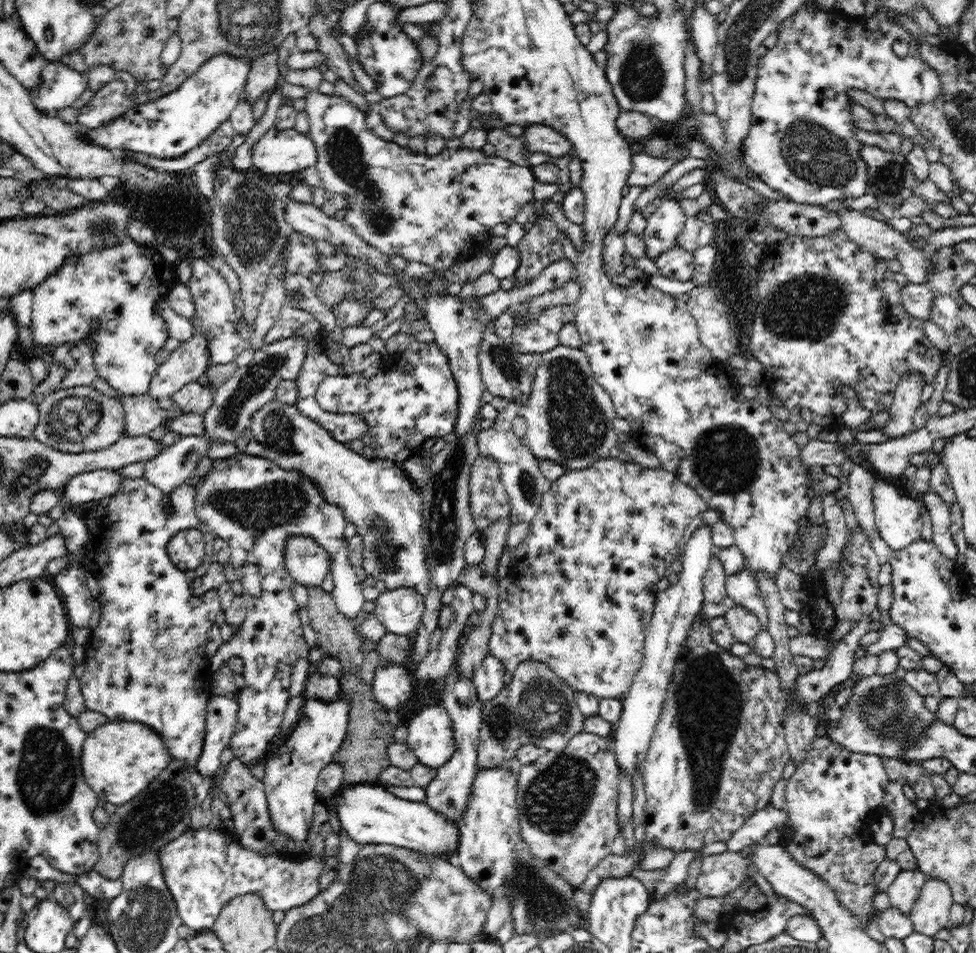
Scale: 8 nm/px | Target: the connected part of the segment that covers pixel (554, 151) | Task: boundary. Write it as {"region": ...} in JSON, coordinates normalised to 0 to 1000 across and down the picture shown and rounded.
{"region":[[[542,130],[536,133],[534,144],[545,161],[557,159],[564,164],[576,164],[583,162],[586,154],[578,142],[556,130]]]}

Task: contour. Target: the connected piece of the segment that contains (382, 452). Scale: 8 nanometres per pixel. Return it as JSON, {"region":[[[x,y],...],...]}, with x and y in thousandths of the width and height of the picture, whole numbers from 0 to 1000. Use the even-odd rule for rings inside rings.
{"region":[[[425,358],[416,369],[393,380],[379,398],[373,398],[370,391],[332,396],[326,404],[323,418],[330,431],[344,435],[372,437],[379,448],[377,453],[383,460],[380,469],[383,470],[385,481],[398,482],[408,487],[425,478],[425,473],[430,472],[435,462],[464,453],[469,434],[467,400],[454,369],[451,369],[445,359],[432,361]]]}

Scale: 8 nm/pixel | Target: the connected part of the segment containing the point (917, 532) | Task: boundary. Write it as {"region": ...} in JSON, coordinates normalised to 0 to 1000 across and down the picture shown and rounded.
{"region":[[[898,498],[893,514],[894,532],[897,539],[897,554],[902,565],[912,574],[915,579],[927,577],[932,571],[943,567],[945,562],[945,531],[943,527],[931,522],[925,514],[920,514],[910,507],[910,502]]]}

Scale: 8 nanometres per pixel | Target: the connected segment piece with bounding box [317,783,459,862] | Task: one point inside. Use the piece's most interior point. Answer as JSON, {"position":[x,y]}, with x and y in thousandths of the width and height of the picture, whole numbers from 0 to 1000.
{"position":[377,854]}

